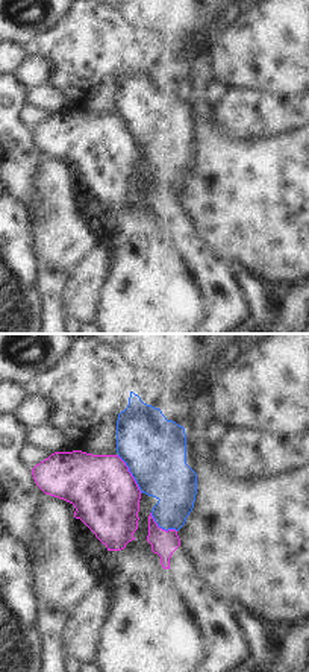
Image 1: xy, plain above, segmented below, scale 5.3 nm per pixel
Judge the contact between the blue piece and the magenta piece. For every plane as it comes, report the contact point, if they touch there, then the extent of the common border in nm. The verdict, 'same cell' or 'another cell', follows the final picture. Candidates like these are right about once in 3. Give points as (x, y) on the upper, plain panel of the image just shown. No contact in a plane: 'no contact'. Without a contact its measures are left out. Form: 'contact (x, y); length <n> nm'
contact (131, 132); length 240 nm

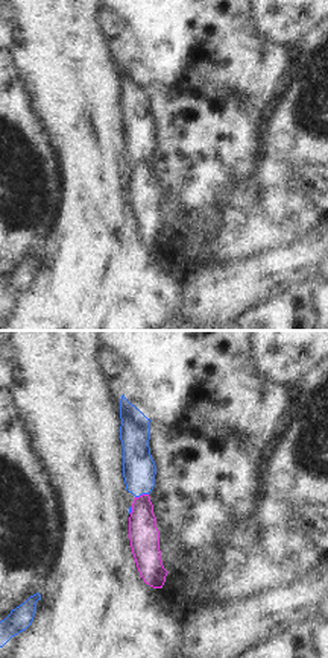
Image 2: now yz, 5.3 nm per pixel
contact (141, 155); length 80 nm

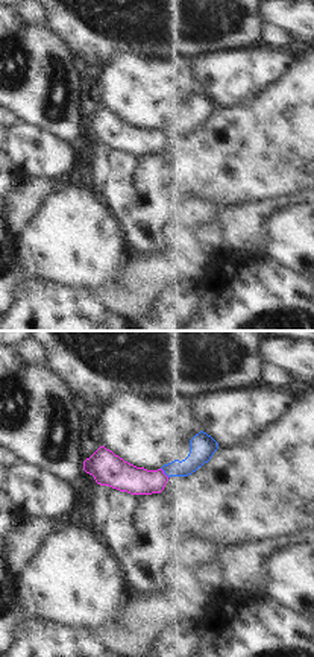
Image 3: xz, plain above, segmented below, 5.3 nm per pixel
contact (164, 132); length 70 nm

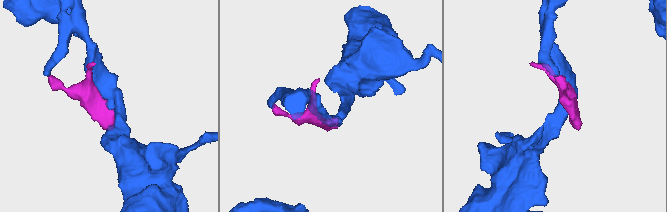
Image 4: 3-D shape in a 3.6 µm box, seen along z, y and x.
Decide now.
another cell

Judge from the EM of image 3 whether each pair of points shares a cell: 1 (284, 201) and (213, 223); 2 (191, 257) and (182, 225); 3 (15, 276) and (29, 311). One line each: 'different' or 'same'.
1: same
2: different
3: different

